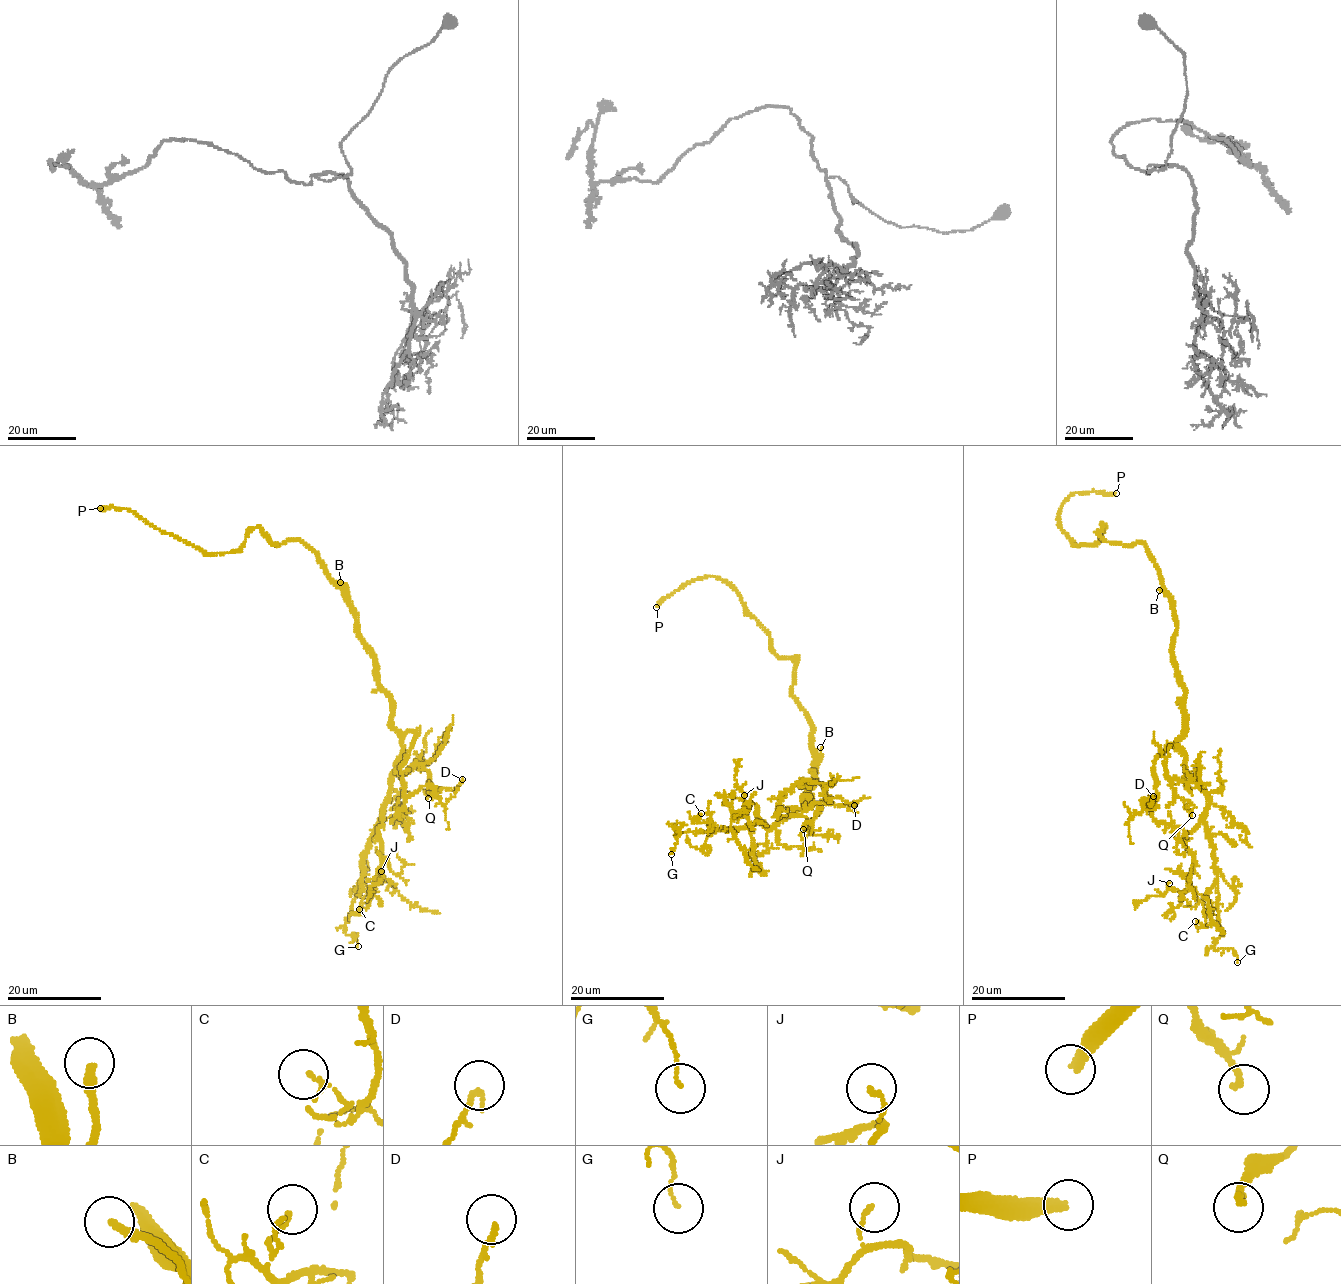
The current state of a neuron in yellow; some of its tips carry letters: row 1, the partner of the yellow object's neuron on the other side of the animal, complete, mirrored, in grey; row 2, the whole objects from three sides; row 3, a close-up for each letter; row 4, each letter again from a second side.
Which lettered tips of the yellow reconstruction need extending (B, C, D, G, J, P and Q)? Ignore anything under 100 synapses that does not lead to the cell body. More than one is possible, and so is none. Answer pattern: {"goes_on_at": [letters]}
{"goes_on_at": ["B", "P"]}

